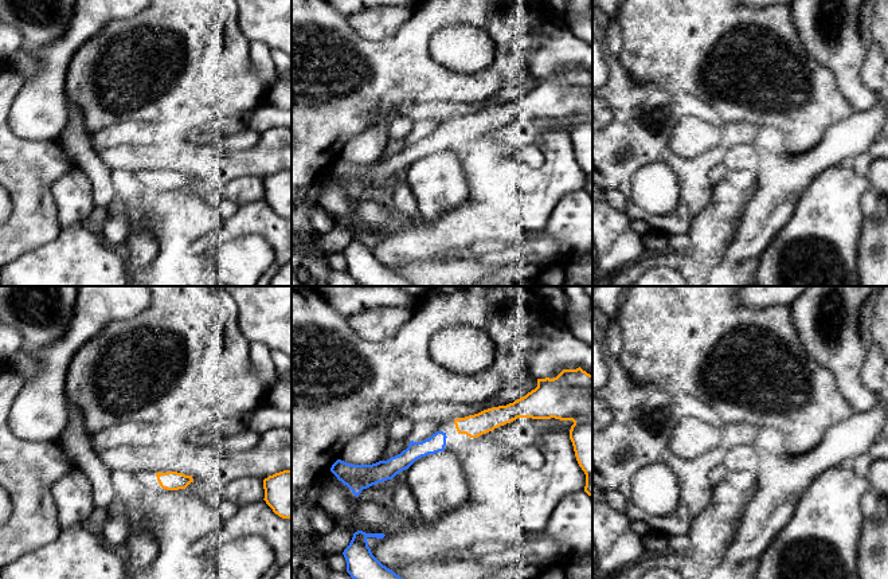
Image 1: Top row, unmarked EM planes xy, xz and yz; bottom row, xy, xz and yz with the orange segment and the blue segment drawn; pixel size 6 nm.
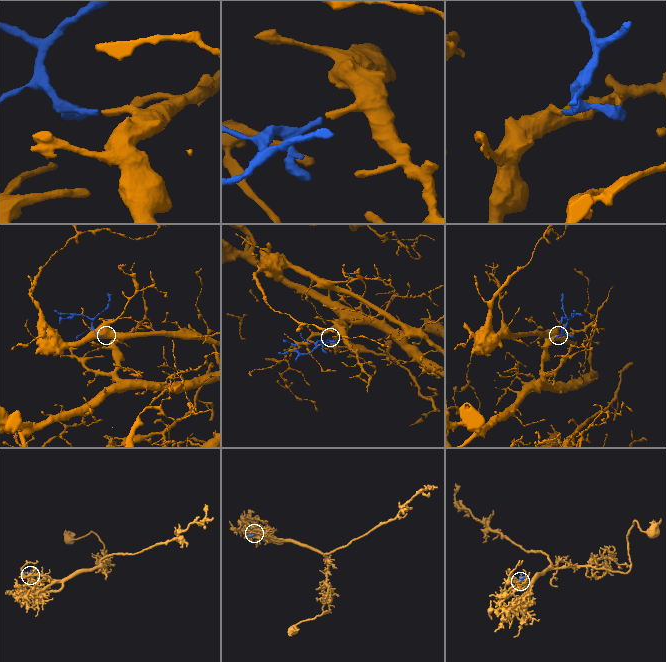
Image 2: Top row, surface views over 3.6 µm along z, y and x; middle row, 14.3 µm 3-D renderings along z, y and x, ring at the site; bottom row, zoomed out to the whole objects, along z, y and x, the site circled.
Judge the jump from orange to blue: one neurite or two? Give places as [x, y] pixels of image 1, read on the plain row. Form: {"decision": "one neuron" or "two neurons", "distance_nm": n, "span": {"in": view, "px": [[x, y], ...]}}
{"decision": "one neuron", "distance_nm": 70, "span": {"in": "xz", "px": [[456, 126], [445, 132]]}}

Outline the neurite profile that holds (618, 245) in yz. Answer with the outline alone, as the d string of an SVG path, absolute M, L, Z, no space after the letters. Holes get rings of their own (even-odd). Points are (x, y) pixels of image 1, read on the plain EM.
M592 184L592 244L596 249L596 267L592 286L635 263L648 254L642 235L631 226L625 211L613 208L605 189Z

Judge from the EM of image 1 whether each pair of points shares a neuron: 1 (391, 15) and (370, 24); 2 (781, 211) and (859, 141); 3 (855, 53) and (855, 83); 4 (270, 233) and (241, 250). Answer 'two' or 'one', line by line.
1: one
2: one
3: one
4: two

